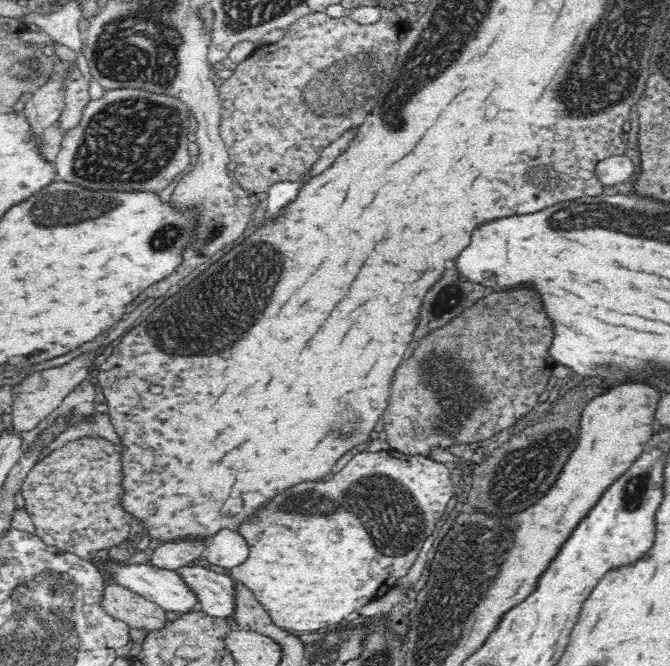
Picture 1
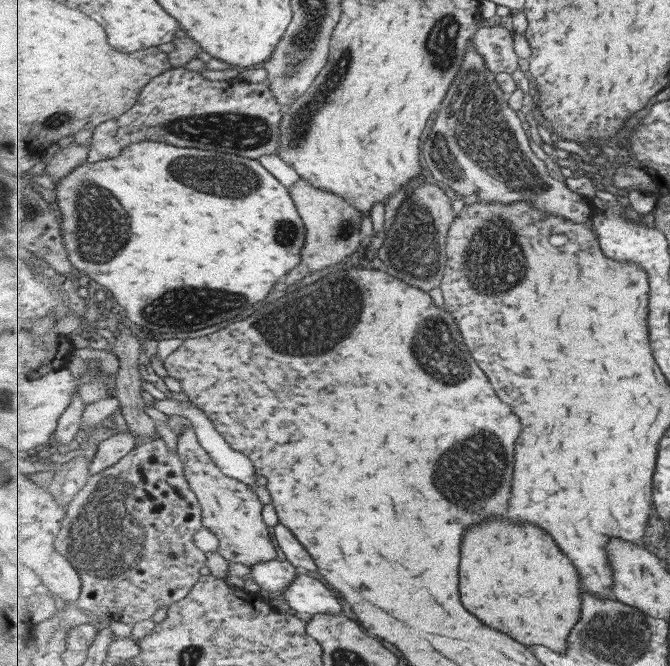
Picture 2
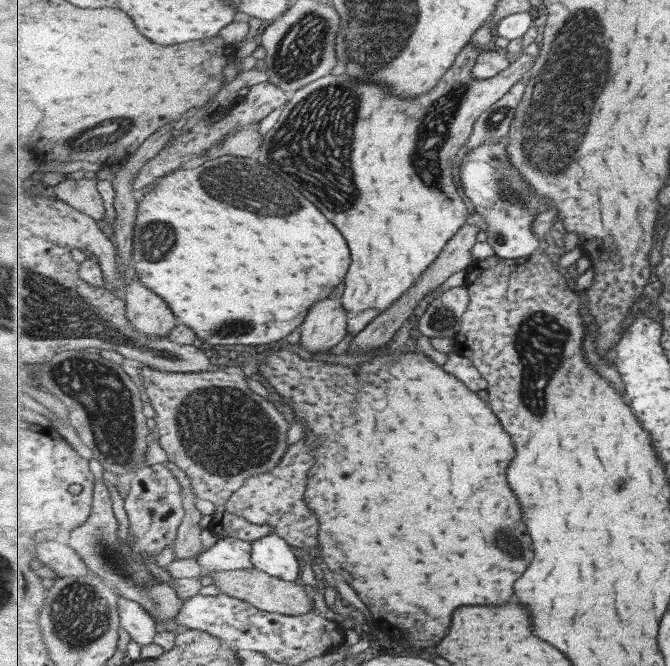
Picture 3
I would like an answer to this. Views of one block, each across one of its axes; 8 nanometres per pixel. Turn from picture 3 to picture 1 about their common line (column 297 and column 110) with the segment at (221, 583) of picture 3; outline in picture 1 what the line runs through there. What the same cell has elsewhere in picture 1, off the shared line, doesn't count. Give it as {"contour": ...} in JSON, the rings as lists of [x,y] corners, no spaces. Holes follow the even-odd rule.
{"contour":[[[106,584],[101,586],[99,604],[101,609],[117,620],[128,624],[130,629],[143,629],[148,632],[162,628],[166,611],[129,588]]]}

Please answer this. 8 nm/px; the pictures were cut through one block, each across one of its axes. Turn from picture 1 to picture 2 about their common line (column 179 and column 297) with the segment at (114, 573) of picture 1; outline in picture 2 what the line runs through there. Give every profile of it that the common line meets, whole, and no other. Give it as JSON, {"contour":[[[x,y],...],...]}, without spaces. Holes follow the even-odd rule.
{"contour":[[[301,571],[276,599],[283,600],[297,613],[305,613],[312,617],[319,614],[341,615],[343,610],[333,588],[324,580],[307,576],[304,571]]]}

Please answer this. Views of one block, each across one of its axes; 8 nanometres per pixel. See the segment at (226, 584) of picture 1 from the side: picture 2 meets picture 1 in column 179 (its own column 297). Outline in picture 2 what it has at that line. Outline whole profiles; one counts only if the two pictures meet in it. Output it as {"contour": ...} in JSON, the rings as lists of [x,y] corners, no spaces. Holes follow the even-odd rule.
{"contour":[[[288,560],[261,561],[250,568],[252,580],[267,591],[268,600],[279,597],[301,570]]]}

